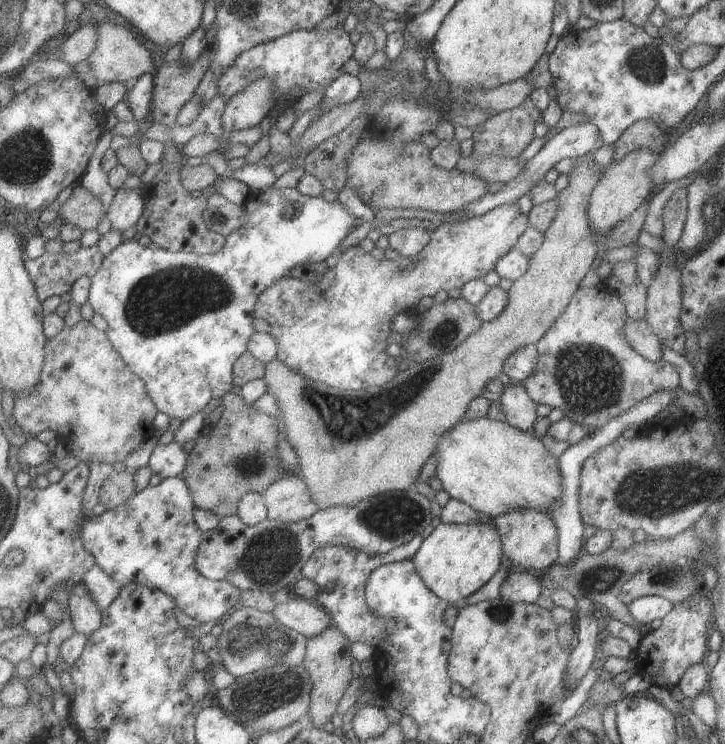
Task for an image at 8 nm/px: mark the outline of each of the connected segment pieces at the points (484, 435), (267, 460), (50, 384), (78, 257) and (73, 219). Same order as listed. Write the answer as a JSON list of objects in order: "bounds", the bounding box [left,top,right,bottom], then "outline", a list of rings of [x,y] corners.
[{"bounds":[437,416,562,520],"outline":[[[487,416],[472,421],[457,423],[446,432],[438,444],[437,476],[443,490],[453,499],[459,499],[478,510],[485,519],[495,520],[516,508],[539,509],[542,513],[552,513],[552,507],[562,498],[562,474],[558,460],[551,455],[531,431],[524,431],[506,420],[499,421]]]},{"bounds":[183,392,283,518],"outline":[[[228,392],[221,402],[224,411],[208,432],[208,442],[199,442],[190,453],[183,478],[192,489],[196,506],[223,518],[237,515],[240,498],[248,492],[267,492],[269,485],[283,476],[278,462],[278,418],[257,410],[253,403]]]},{"bounds":[13,319,159,464],"outline":[[[82,319],[74,327],[65,327],[61,334],[48,339],[46,363],[40,384],[35,391],[17,394],[13,417],[18,428],[32,435],[43,430],[61,432],[61,436],[75,436],[79,444],[76,456],[88,463],[98,460],[102,463],[121,464],[141,442],[149,440],[155,434],[155,416],[159,410],[149,396],[147,385],[141,376],[125,362],[121,353],[113,346],[106,331],[93,326],[93,322]]]},{"bounds":[25,245,105,302],"outline":[[[99,245],[81,247],[77,252],[45,253],[36,259],[28,259],[25,266],[33,277],[41,302],[55,295],[72,292],[76,282],[84,276],[93,278],[105,260]]]},{"bounds":[58,186,108,232],"outline":[[[81,186],[75,188],[58,209],[65,222],[71,223],[85,232],[97,228],[105,214],[108,217],[108,212],[105,213],[103,206],[95,194]]]}]

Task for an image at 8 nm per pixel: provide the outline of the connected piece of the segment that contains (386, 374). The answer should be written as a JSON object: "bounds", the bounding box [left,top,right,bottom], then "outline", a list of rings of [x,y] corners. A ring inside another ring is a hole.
{"bounds":[256,203,530,391],"outline":[[[511,203],[508,205],[503,205],[489,211],[480,217],[473,217],[472,219],[466,221],[458,221],[457,223],[443,223],[437,230],[432,231],[432,239],[429,241],[427,247],[419,255],[412,257],[403,257],[399,255],[397,258],[384,258],[383,260],[377,260],[375,256],[365,252],[359,248],[359,245],[347,248],[337,260],[337,264],[333,268],[328,268],[327,272],[323,276],[318,277],[318,282],[311,284],[309,282],[301,282],[299,278],[287,277],[277,281],[277,284],[270,286],[260,297],[256,306],[256,317],[265,319],[271,326],[270,332],[278,342],[278,359],[284,362],[289,368],[292,368],[295,372],[300,373],[303,376],[309,377],[314,381],[325,383],[331,385],[332,387],[340,388],[343,391],[360,391],[369,389],[370,387],[384,387],[385,384],[391,382],[401,368],[397,364],[392,356],[387,356],[387,336],[391,334],[391,320],[393,316],[399,313],[403,313],[405,308],[411,307],[409,310],[417,307],[417,302],[423,298],[423,296],[435,296],[439,290],[453,290],[453,288],[459,288],[461,290],[462,286],[465,286],[470,280],[482,279],[485,274],[489,274],[491,270],[496,267],[497,261],[503,258],[505,253],[512,251],[516,244],[520,242],[521,236],[528,231],[530,226],[530,216],[522,211],[520,204]]]}

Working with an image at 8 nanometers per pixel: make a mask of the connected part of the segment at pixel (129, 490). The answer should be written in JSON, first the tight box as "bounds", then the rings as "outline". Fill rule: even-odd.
{"bounds":[100,469,139,509],"outline":[[[126,469],[116,470],[105,481],[100,492],[100,502],[109,509],[120,507],[139,492],[134,473]]]}

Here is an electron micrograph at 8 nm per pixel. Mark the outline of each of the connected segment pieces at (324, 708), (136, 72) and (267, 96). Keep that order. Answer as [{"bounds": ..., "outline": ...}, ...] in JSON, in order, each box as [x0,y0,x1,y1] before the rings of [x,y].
[{"bounds":[303,625,355,728],"outline":[[[335,625],[314,636],[308,642],[306,661],[303,665],[308,668],[309,676],[312,676],[313,700],[310,706],[309,718],[314,726],[319,728],[329,727],[331,718],[338,714],[345,691],[355,678],[351,643],[352,640]]]},{"bounds":[88,22,156,84],"outline":[[[115,22],[100,24],[99,42],[97,50],[88,58],[88,64],[99,84],[109,82],[127,82],[140,78],[145,73],[153,72],[156,63],[153,62],[154,54],[139,40],[139,36]]]},{"bounds":[221,79,275,132],"outline":[[[261,79],[227,101],[221,116],[223,130],[233,132],[257,126],[275,106],[274,92],[272,80]]]}]

